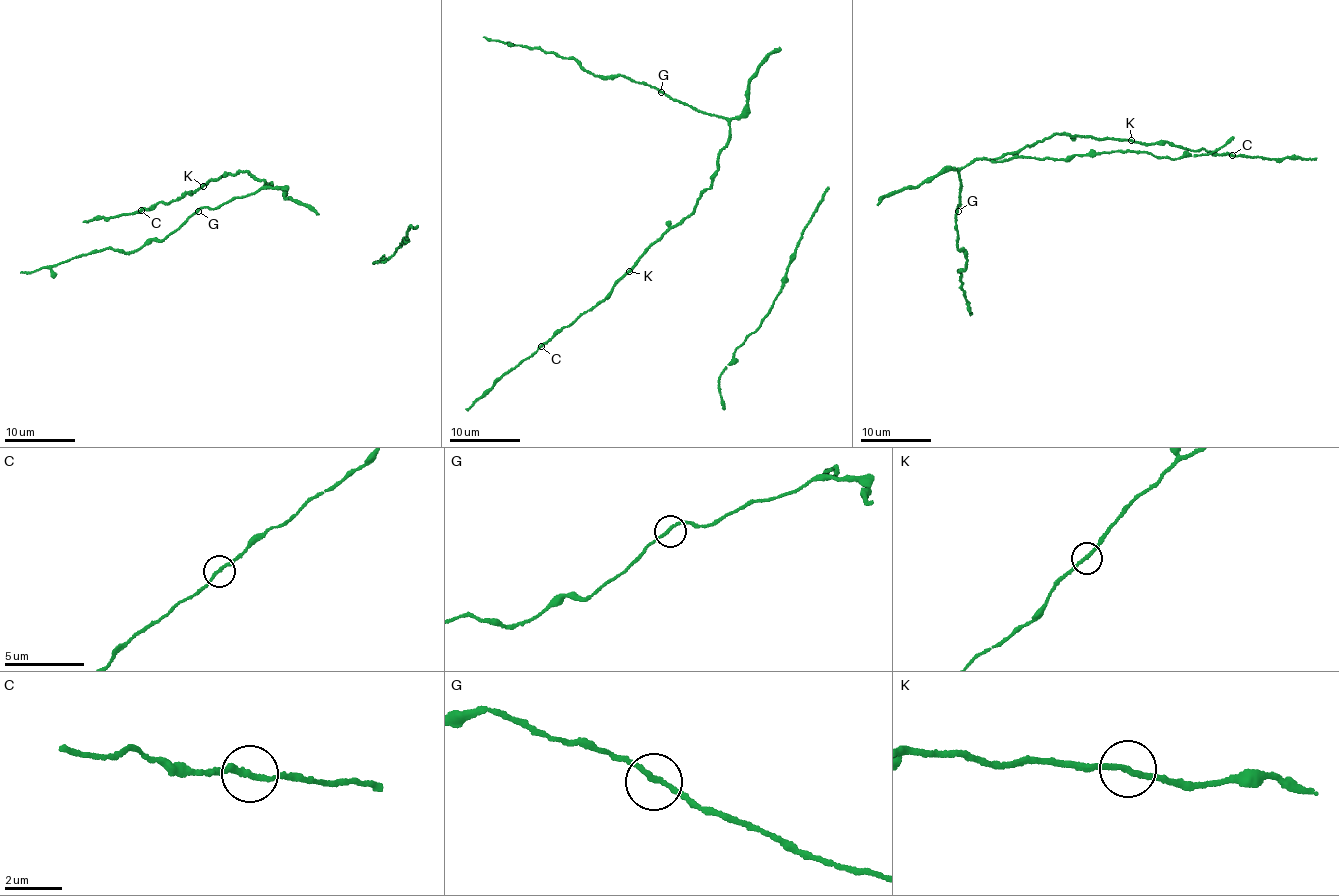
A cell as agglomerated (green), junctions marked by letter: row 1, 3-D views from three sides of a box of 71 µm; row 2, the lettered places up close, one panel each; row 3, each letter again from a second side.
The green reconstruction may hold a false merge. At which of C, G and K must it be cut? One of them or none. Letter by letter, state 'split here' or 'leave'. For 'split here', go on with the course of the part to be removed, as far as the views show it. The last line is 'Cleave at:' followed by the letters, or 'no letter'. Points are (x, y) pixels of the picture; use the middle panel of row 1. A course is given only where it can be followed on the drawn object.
C: leave
G: leave
K: leave
Cleave at: no letter

